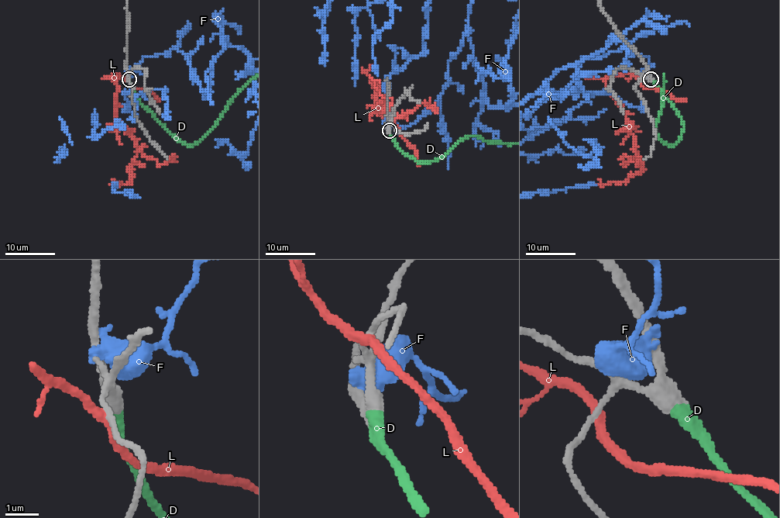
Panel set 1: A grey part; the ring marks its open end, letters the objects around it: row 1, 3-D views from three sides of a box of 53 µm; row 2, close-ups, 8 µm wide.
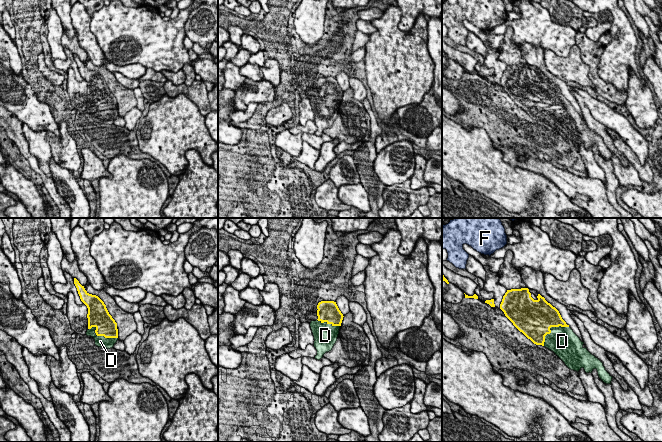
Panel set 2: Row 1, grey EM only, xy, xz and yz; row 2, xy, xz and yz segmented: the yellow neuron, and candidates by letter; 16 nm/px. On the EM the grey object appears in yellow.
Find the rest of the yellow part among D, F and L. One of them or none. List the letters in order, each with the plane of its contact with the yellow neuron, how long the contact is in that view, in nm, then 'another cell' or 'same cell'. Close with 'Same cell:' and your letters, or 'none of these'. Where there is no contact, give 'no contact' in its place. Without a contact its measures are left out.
D: contact in yz; length 500 nm; same cell
F: no contact; another cell
L: no contact; another cell
Same cell: D

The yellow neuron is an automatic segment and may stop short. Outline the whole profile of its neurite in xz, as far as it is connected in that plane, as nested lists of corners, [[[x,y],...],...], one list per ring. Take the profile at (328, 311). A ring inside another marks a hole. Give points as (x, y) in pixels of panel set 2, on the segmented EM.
[[[321,301],[317,309],[318,319],[311,321],[310,327],[315,340],[314,347],[317,350],[315,359],[320,360],[336,343],[344,316],[334,301]]]

